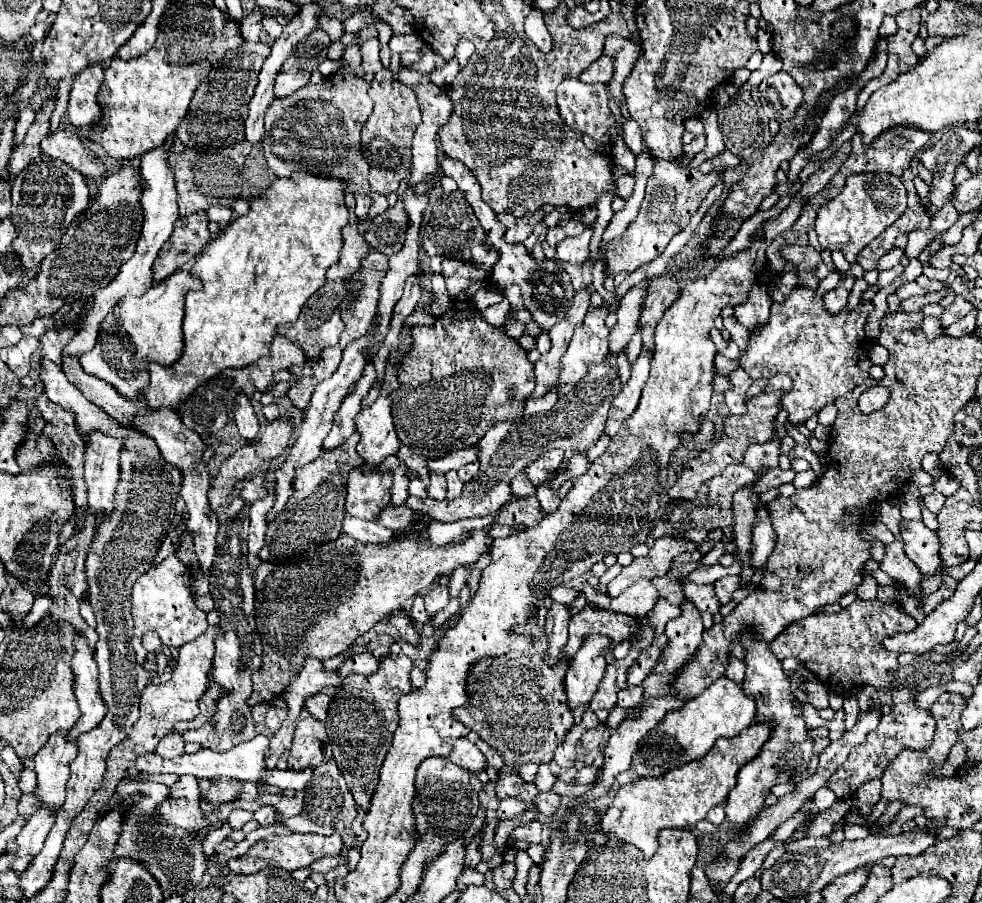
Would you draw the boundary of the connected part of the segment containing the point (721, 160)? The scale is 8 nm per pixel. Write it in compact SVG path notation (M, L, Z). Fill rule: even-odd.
M726 150L726 152L722 152L722 154L714 156L712 160L704 162L704 164L700 166L700 170L702 170L702 172L712 172L712 170L722 170L722 168L730 170L730 168L736 168L738 164L740 164L740 158L738 158L738 156L734 156L734 154L730 152L730 150Z

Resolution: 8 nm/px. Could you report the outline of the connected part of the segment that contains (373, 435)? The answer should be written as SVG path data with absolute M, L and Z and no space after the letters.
M394 350L390 354L386 374L384 374L384 380L382 380L382 390L380 390L380 396L376 398L376 402L372 406L368 406L368 408L362 408L362 412L356 416L356 430L360 432L360 442L358 442L356 450L366 462L364 472L378 472L378 464L400 450L400 440L396 436L396 430L394 430L394 424L392 424L392 414L390 414L390 402L392 400L388 400L388 394L398 384L398 376L396 376L396 368L394 368L394 362L396 362L398 356L400 356L398 350Z

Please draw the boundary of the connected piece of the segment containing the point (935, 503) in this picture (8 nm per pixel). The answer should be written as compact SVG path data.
M932 492L932 494L928 494L928 496L924 496L924 504L928 506L928 510L930 512L934 512L934 514L938 514L938 510L942 508L942 504L944 504L944 494L940 494L940 492Z

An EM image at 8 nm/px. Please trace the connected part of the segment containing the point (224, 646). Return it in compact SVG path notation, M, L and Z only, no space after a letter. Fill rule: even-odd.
M246 510L236 514L228 522L220 524L216 538L216 562L210 574L210 594L220 614L220 628L222 628L222 636L216 638L212 678L226 688L226 694L224 698L220 698L218 712L214 714L212 722L204 724L198 730L188 730L182 734L186 742L200 742L204 748L216 752L230 750L232 746L238 746L254 738L252 710L246 706L246 700L252 694L250 674L262 666L262 640L258 636L254 622L254 576L246 562L248 526L250 522Z

